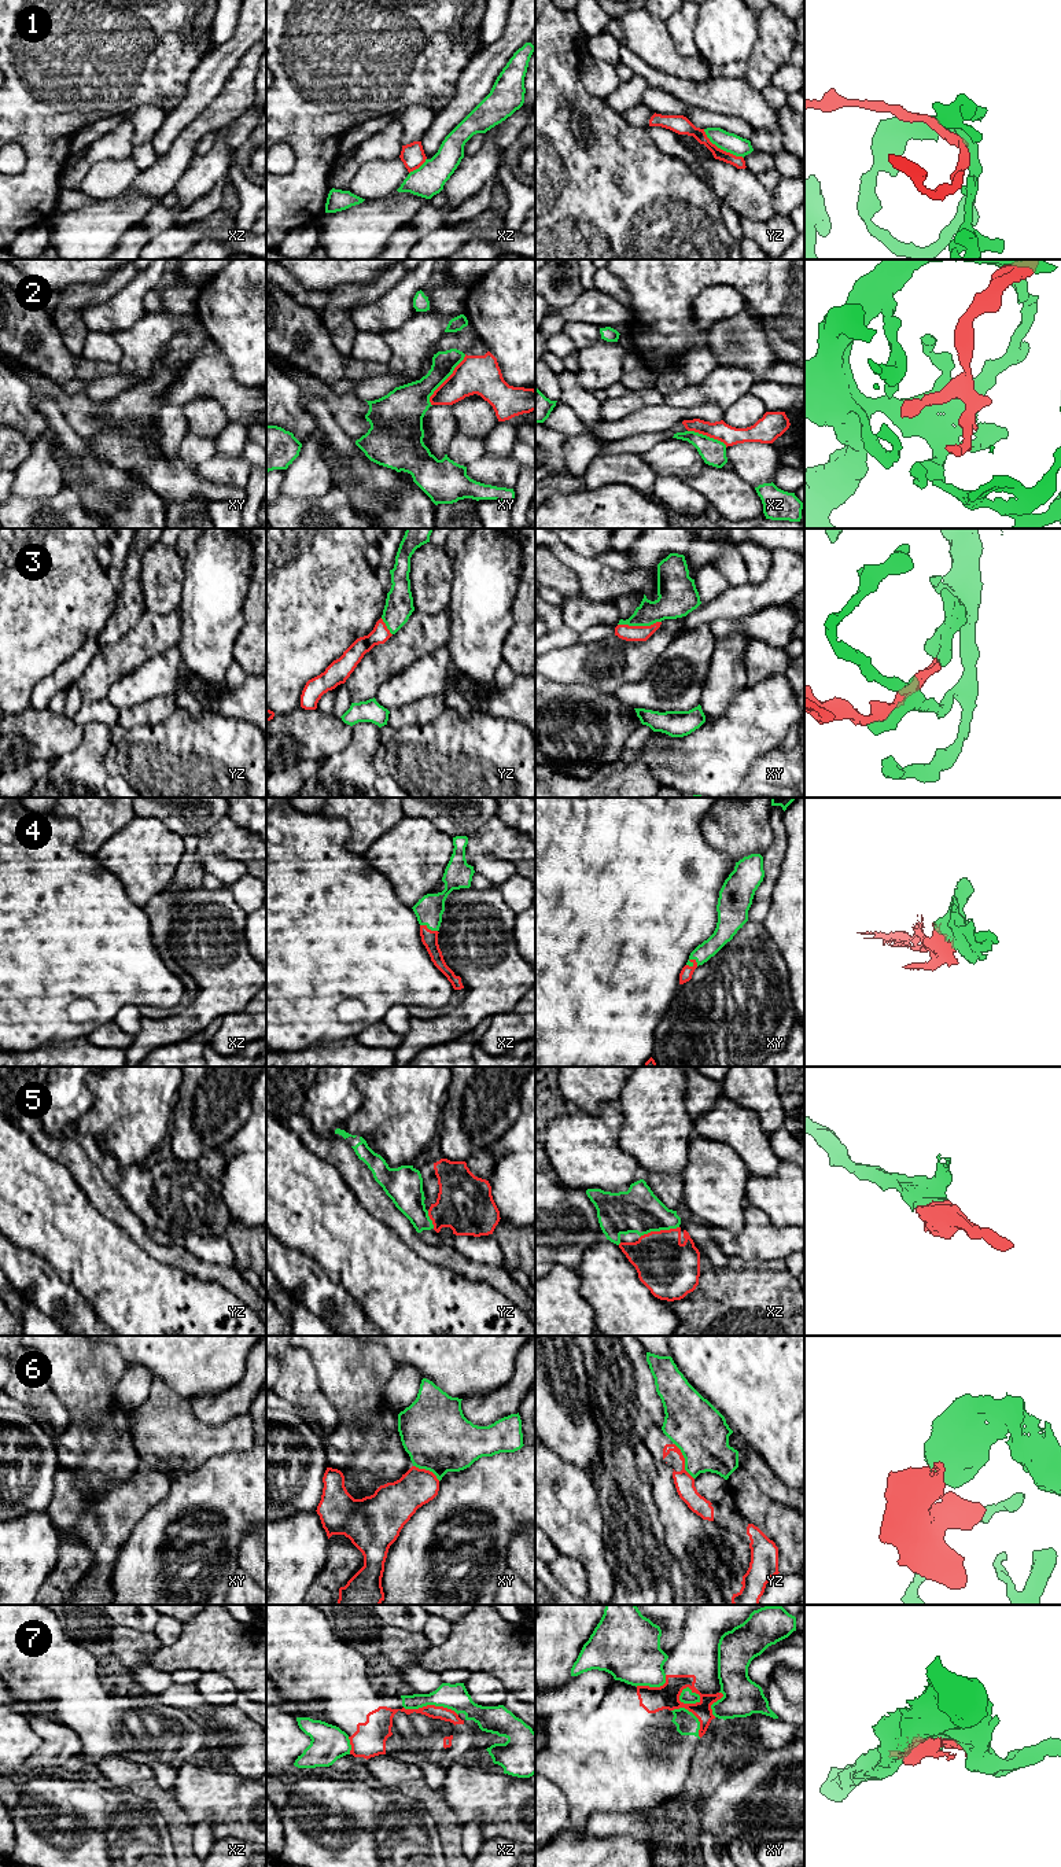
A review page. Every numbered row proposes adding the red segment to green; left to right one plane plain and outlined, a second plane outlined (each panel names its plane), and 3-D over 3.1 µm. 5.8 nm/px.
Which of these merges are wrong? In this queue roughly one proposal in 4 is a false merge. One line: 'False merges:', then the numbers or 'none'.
False merges: 7

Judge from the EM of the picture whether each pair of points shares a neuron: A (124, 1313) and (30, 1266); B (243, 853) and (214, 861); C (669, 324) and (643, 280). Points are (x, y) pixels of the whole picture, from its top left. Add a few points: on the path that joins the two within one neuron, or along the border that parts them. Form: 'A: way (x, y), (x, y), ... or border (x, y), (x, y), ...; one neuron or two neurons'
A: border (50, 1263), (94, 1310); two neurons
B: border (202, 865), (227, 855), (247, 873); two neurons
C: way (663, 313), (662, 299), (654, 291); one neuron

